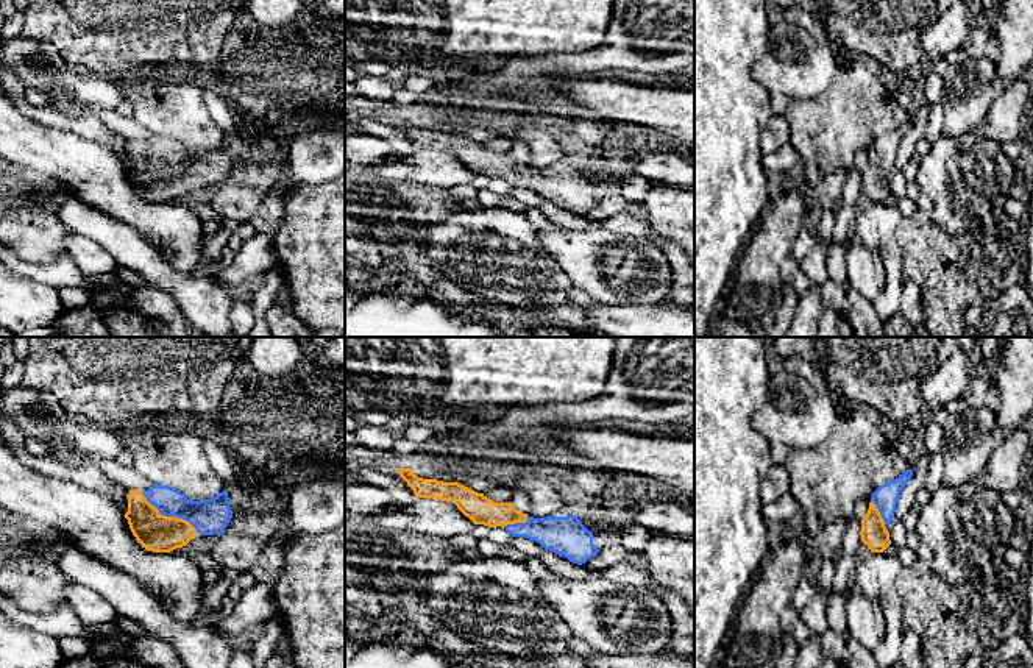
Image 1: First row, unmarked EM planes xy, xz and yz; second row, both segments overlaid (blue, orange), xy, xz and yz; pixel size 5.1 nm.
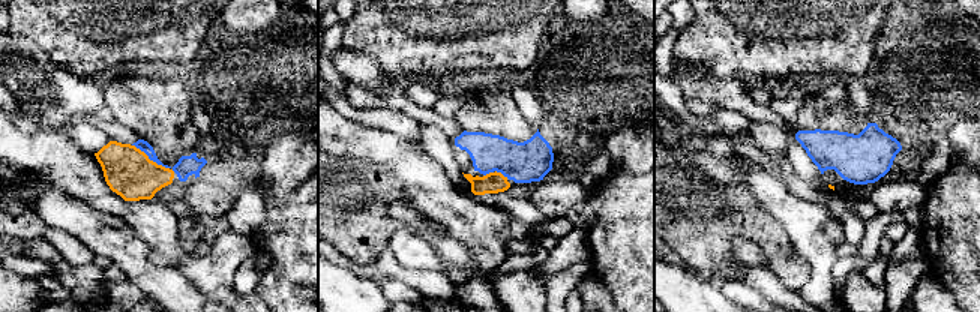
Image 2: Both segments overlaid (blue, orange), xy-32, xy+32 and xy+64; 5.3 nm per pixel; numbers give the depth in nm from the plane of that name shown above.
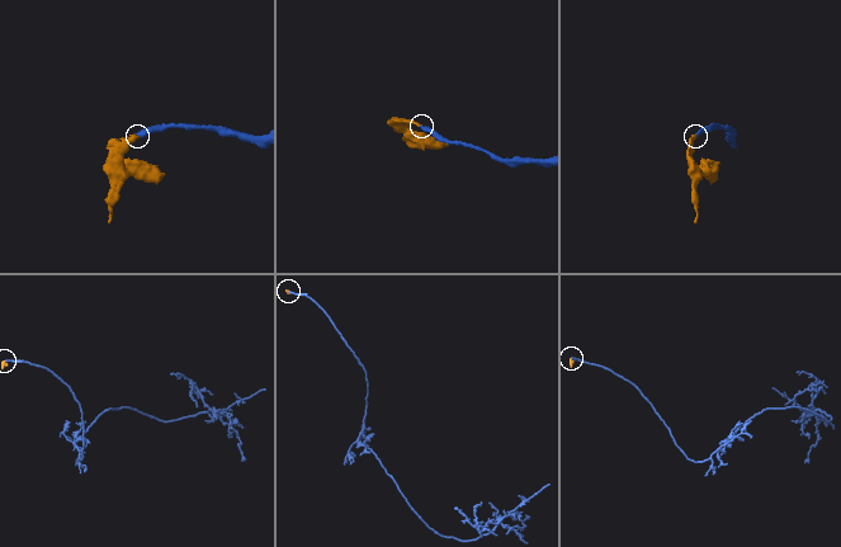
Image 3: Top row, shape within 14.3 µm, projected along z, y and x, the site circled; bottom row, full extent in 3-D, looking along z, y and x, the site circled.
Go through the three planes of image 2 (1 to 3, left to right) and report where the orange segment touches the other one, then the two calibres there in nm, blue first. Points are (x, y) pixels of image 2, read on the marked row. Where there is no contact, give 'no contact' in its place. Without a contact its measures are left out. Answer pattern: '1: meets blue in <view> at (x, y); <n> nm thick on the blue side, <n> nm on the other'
1: meets blue in xy-32 at (150, 159); 60 nm thick on the blue side, 260 nm on the other
2: meets blue in xy+32 at (502, 173); 220 nm thick on the blue side, 110 nm on the other
3: no contact

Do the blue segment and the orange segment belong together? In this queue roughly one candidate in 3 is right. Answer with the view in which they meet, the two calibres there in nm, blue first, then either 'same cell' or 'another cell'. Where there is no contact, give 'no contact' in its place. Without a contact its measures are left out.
contact in xy; calibres 180 and 200 nm; same cell

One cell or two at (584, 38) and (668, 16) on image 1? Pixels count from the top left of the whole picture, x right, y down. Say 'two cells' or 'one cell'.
two cells

